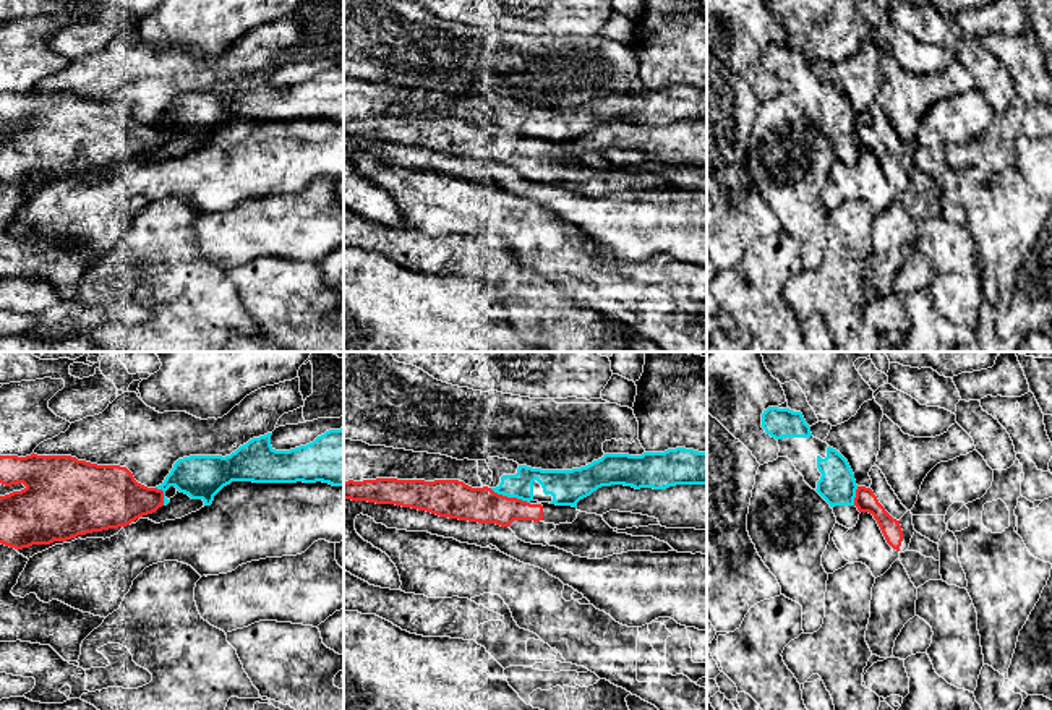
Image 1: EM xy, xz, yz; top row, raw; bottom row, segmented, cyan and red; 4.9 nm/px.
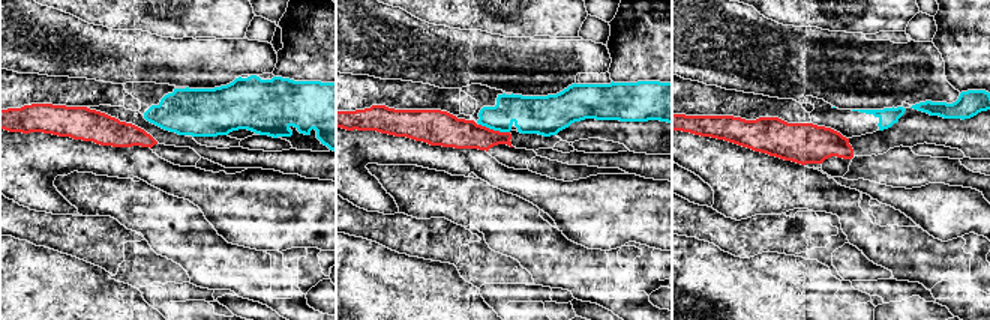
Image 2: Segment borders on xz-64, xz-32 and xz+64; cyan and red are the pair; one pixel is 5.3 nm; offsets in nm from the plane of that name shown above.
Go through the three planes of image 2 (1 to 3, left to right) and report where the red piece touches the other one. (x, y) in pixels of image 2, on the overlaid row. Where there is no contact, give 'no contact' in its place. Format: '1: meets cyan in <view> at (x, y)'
1: no contact
2: meets cyan in xz-32 at (494, 129)
3: no contact

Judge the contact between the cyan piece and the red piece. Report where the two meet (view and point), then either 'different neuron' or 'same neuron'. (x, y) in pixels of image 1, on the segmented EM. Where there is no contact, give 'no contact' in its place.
meets cyan in xz at (509, 496); different neuron

